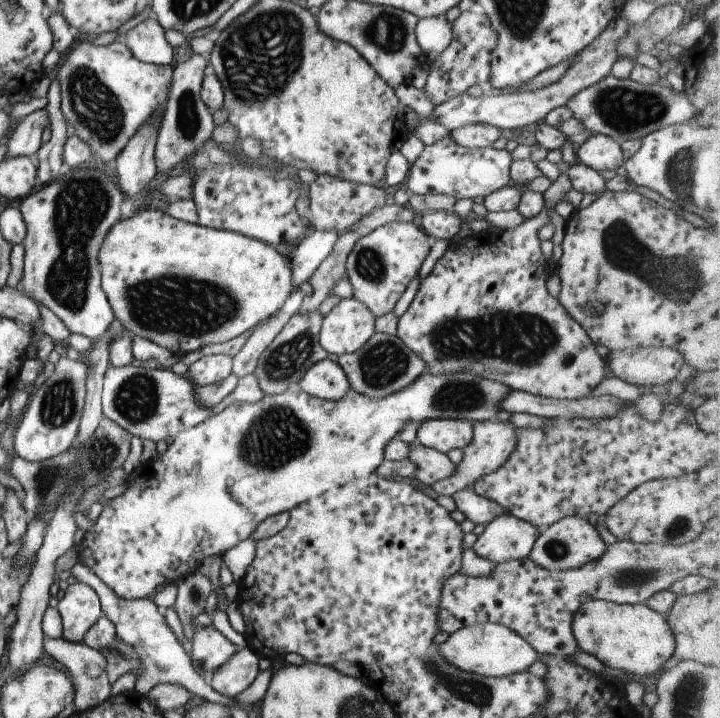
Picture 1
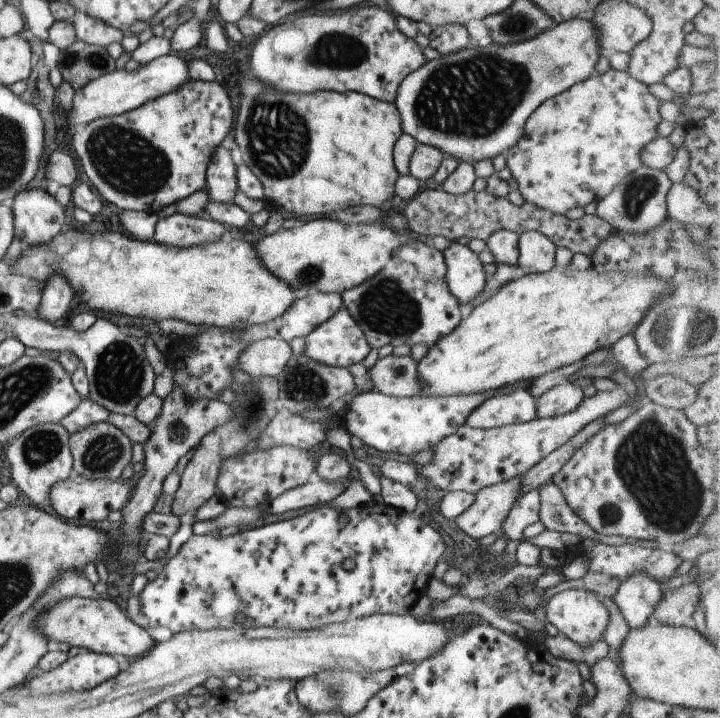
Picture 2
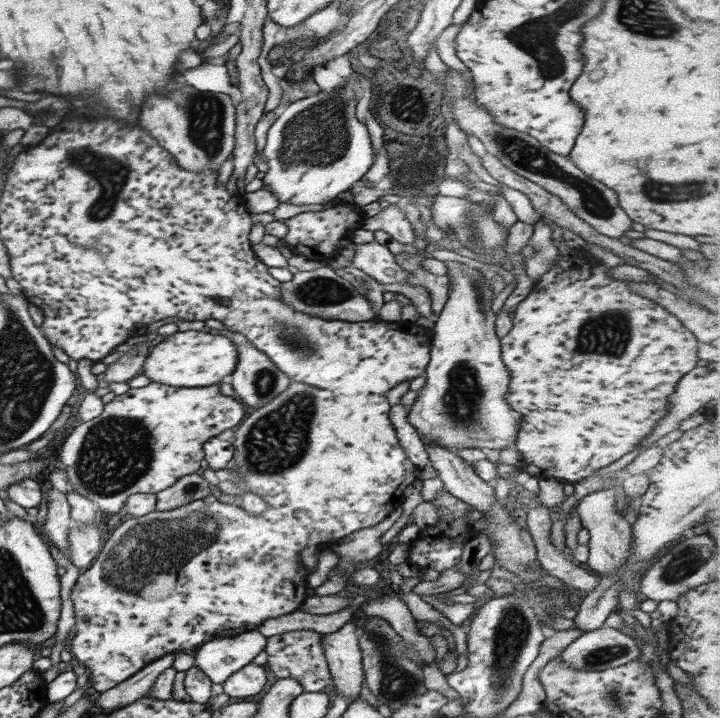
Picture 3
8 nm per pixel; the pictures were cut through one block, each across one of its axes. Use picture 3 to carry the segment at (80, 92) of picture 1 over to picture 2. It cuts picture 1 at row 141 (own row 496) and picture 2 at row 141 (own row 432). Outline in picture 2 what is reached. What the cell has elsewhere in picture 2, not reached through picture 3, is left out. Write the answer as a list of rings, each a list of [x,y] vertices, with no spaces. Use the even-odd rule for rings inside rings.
[[[202,80],[185,81],[179,85],[175,91],[157,95],[155,98],[146,100],[142,105],[134,109],[122,112],[121,114],[94,119],[81,127],[74,130],[71,137],[71,150],[75,151],[77,162],[89,180],[89,184],[95,188],[101,198],[114,204],[121,211],[143,211],[146,213],[155,213],[159,209],[165,208],[166,204],[177,203],[182,198],[187,198],[189,194],[205,187],[206,166],[210,159],[210,154],[220,145],[221,139],[231,133],[232,124],[234,123],[234,109],[231,108],[227,94],[223,92],[221,86],[216,81],[203,82]]]

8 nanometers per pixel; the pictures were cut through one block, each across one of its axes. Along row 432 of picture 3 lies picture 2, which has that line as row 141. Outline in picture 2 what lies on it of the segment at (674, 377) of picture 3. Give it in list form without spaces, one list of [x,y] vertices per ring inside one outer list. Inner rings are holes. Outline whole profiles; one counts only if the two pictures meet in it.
[[[611,68],[603,74],[593,74],[575,83],[540,104],[527,117],[519,140],[503,153],[506,166],[517,182],[517,190],[523,200],[544,211],[565,214],[570,208],[582,208],[592,200],[598,202],[607,196],[623,177],[643,166],[640,152],[656,137],[655,126],[660,121],[658,102],[647,91],[646,84],[631,78],[626,71]]]

